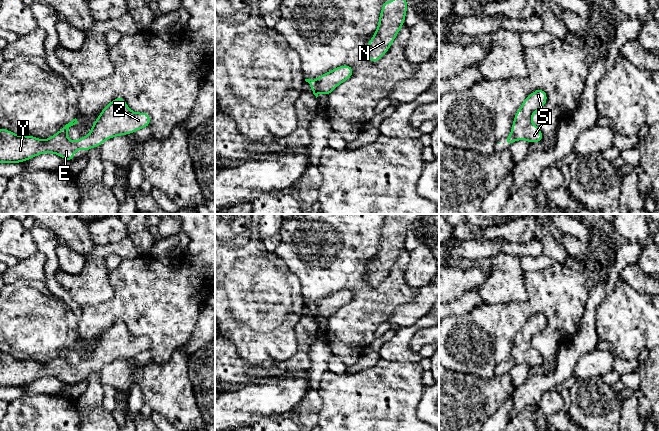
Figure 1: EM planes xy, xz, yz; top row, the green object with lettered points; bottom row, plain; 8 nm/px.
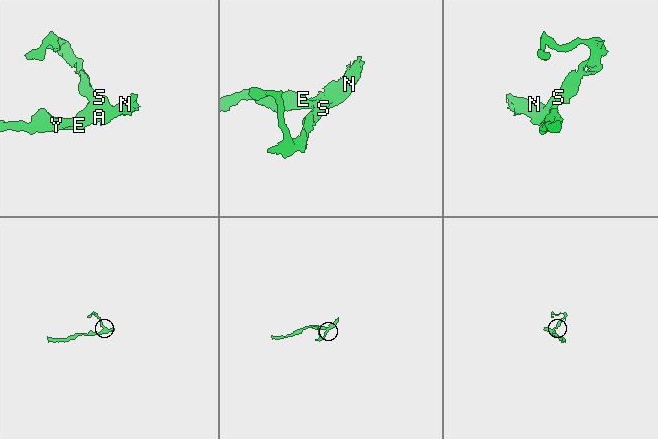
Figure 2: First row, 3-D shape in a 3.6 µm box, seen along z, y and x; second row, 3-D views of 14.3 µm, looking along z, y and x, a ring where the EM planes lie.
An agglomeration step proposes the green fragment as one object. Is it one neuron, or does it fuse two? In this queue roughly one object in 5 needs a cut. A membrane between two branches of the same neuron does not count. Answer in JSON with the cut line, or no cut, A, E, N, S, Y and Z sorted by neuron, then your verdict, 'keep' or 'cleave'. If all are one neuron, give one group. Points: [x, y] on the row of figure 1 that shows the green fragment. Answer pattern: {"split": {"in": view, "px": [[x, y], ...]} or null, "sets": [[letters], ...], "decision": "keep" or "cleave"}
{"split": null, "sets": [["A", "E", "N", "S", "Y", "Z"]], "decision": "keep"}

